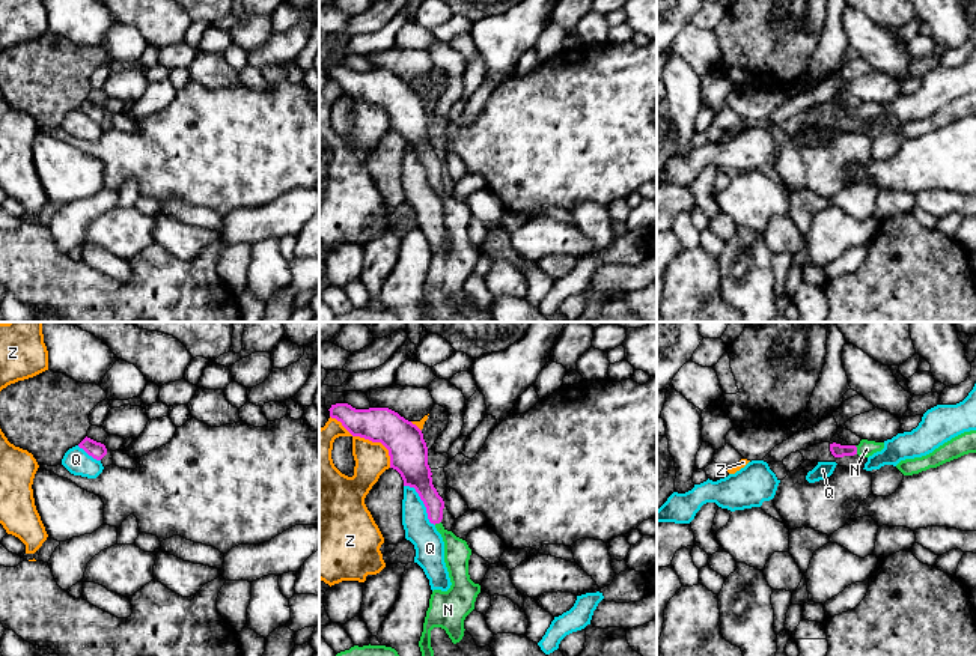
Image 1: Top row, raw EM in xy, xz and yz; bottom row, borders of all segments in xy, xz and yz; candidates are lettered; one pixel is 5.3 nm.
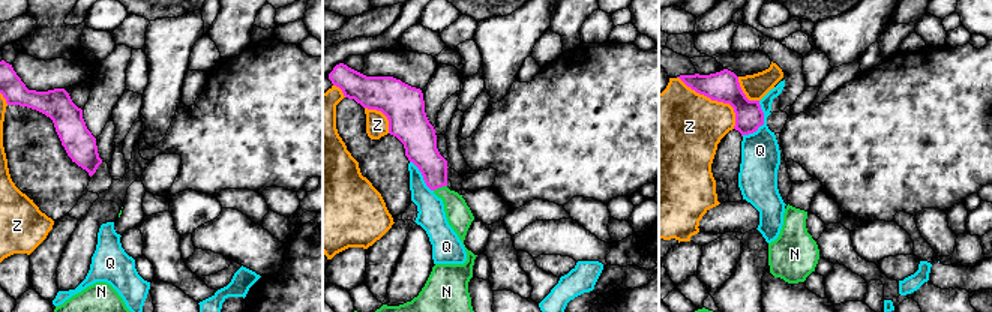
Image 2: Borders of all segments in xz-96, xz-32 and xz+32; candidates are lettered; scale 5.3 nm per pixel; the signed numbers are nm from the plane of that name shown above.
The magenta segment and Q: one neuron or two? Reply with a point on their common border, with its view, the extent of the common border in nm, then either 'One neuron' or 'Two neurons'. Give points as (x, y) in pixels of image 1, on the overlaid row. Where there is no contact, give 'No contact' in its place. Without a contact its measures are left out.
Touches magenta at xz (423, 503). Shared border 280 nm. Two neurons

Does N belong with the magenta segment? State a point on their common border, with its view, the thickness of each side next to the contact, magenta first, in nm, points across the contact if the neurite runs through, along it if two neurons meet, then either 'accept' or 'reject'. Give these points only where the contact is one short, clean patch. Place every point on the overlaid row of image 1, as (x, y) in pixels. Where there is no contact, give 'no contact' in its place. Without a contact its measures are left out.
yz (856, 450) | 70/90 nm | across yz (838, 450), (856, 450), (866, 449) | accept

